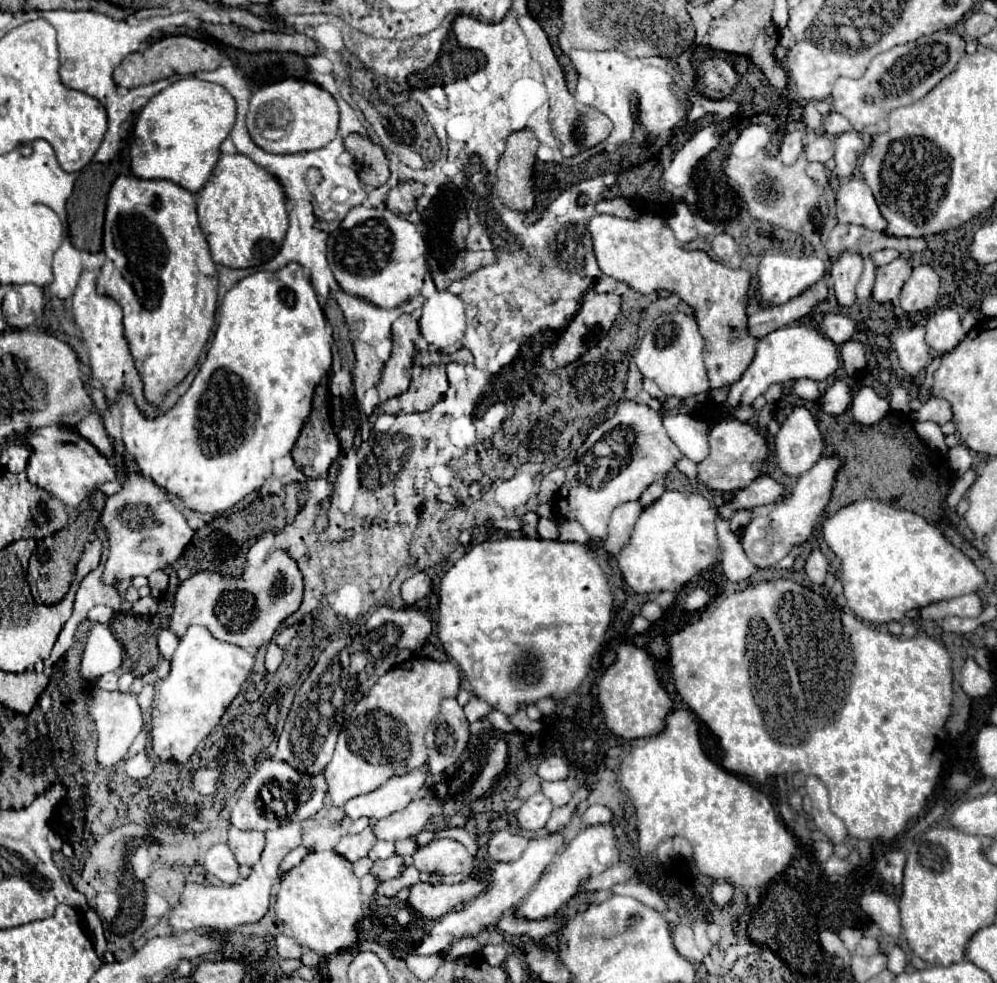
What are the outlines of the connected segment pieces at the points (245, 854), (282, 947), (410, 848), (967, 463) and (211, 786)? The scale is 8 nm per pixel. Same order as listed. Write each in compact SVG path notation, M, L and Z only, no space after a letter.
M231 827L227 845L233 851L239 865L253 867L259 861L261 851L265 847L265 835L261 831L239 831Z
M277 935L275 941L277 941L277 951L281 957L285 957L285 959L301 959L303 957L303 947L295 939L291 939L287 935Z
M401 839L401 841L395 843L395 853L397 855L413 855L415 849L417 849L417 845L415 845L413 839Z
M955 445L953 449L949 449L947 453L947 461L949 461L949 467L957 473L957 475L963 475L969 467L971 467L971 451L965 447L965 445Z
M221 767L201 769L201 771L197 771L197 775L193 775L193 789L203 795L211 795L217 789L219 777L221 777Z

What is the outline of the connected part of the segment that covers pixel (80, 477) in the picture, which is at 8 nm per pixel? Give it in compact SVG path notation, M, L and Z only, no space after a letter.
M49 425L23 435L25 447L31 451L27 459L27 477L37 487L43 487L51 495L59 497L65 505L77 507L87 491L93 491L95 485L116 479L115 467L109 464L106 457L95 453L95 447L87 443L75 429L63 425Z

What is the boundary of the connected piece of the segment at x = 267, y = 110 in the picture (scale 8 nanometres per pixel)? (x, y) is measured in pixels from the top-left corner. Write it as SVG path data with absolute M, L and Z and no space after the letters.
M285 79L259 89L251 97L247 113L247 131L253 143L269 153L287 155L325 147L335 139L339 127L339 109L335 99L315 83Z

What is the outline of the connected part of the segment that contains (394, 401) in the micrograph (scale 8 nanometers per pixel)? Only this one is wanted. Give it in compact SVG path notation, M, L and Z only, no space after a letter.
M429 365L423 367L421 375L413 377L409 389L386 402L380 408L384 413L397 415L398 413L419 413L429 411L447 391L447 375L443 365Z

